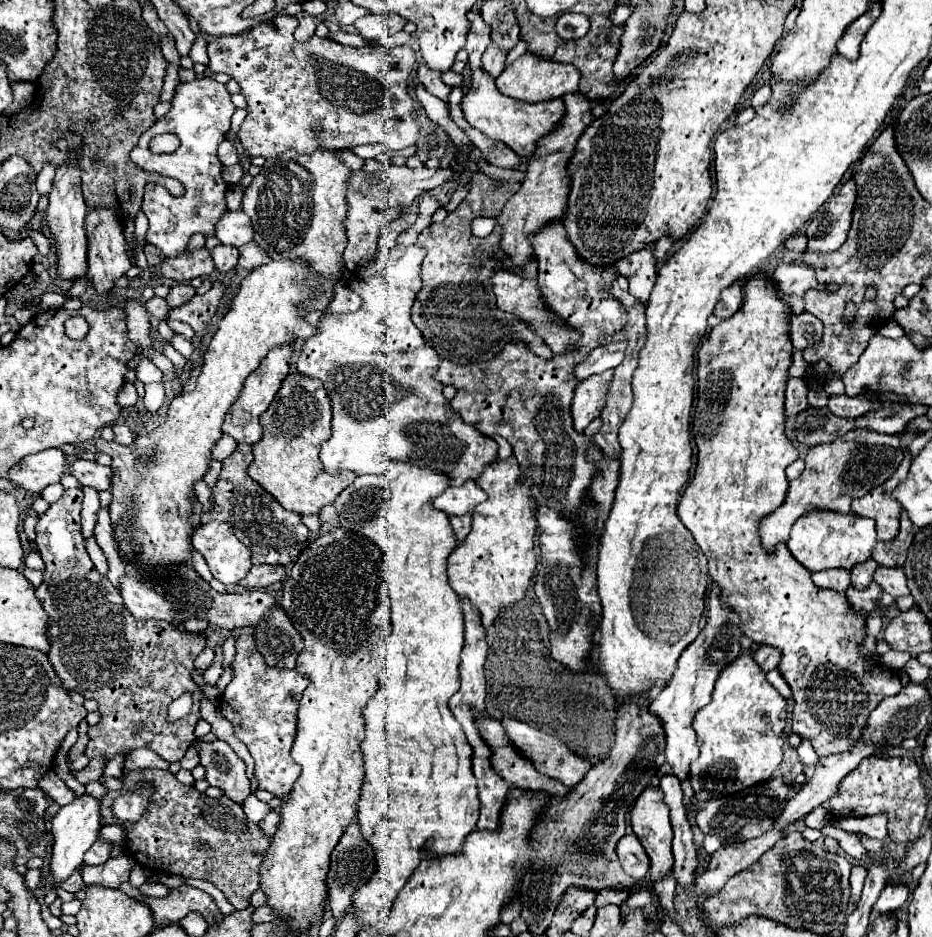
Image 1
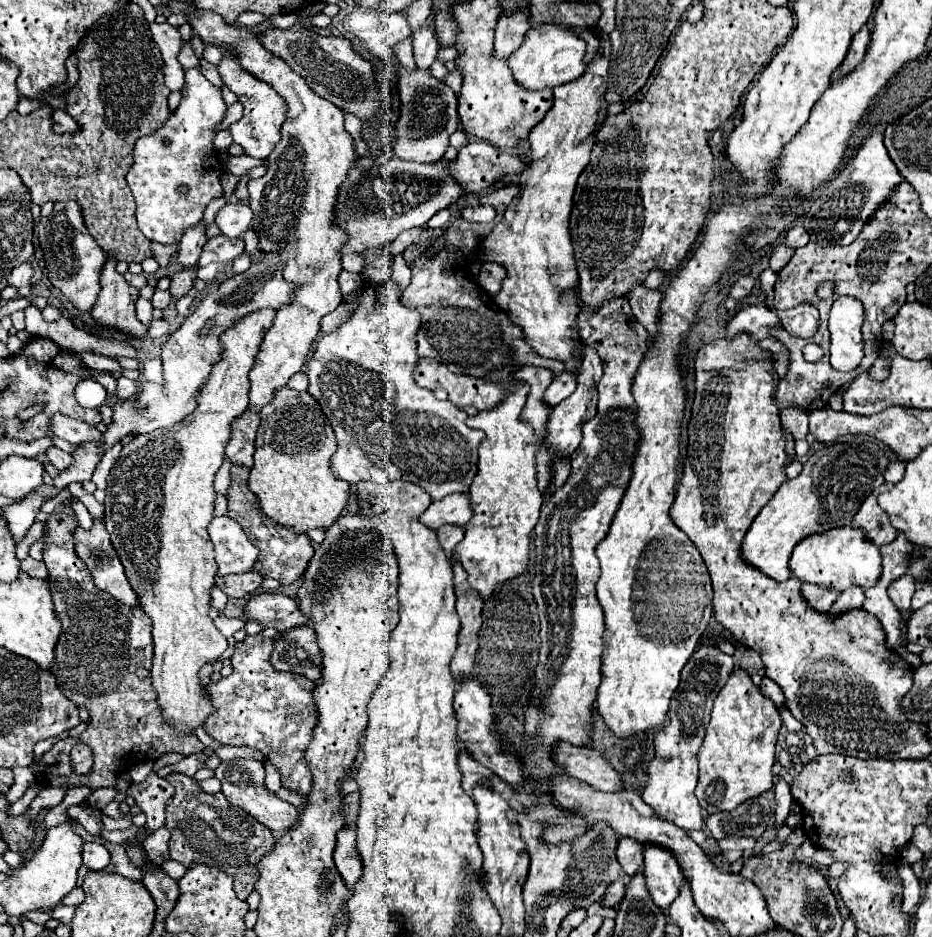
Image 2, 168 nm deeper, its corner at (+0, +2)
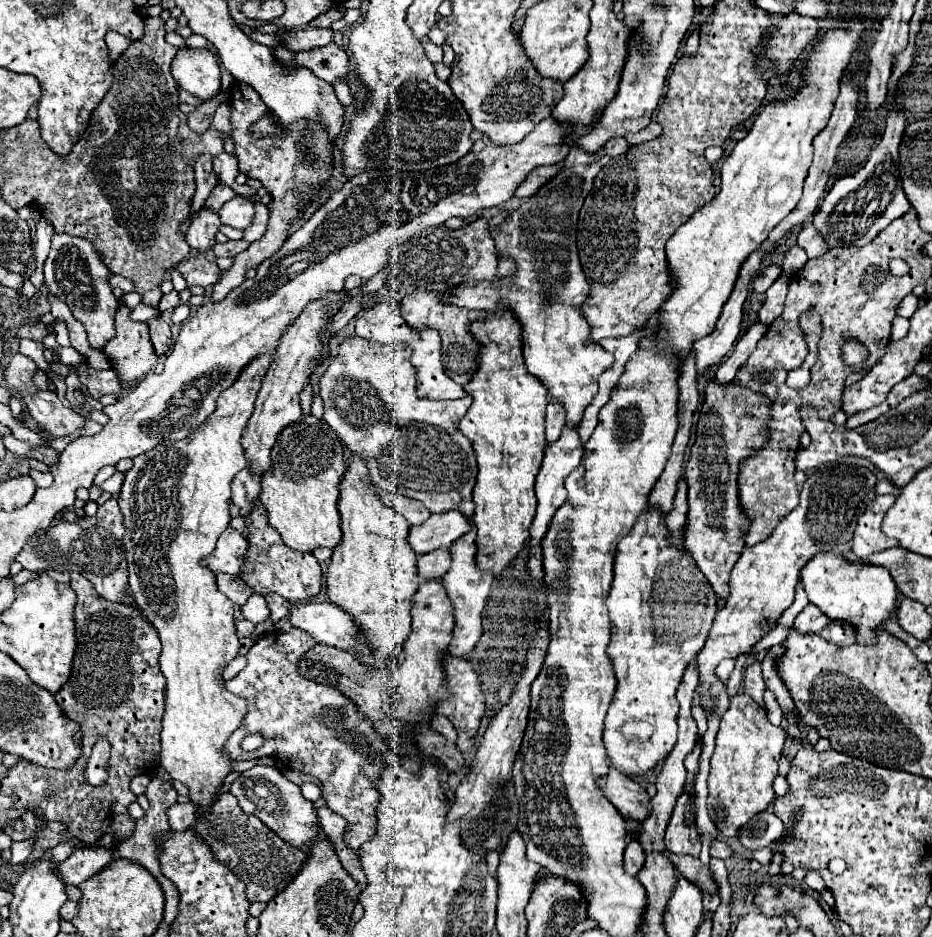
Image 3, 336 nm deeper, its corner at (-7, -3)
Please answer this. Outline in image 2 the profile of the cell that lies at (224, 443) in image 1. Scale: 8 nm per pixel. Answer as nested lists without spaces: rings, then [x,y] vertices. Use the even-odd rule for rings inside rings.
[[[225,456],[223,464],[216,473],[213,483],[214,490],[225,497],[227,496],[227,490],[231,483],[230,468],[231,468],[231,463],[229,459]]]

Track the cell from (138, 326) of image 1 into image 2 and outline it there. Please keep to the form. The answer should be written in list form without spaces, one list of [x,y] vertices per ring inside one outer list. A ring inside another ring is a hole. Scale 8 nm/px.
[[[82,352],[77,354],[86,367],[99,371],[118,372],[121,371],[119,363],[105,356],[94,355],[91,352]]]

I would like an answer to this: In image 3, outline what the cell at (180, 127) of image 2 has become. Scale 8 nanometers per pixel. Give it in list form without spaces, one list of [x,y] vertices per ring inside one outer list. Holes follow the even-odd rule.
[[[179,48],[171,64],[171,74],[181,88],[201,102],[215,98],[221,90],[221,68],[209,50]]]

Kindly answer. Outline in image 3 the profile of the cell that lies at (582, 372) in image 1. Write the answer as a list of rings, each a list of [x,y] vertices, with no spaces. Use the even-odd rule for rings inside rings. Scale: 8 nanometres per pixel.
[[[551,400],[545,408],[547,442],[555,442],[561,436],[563,426],[565,426],[565,408],[561,408],[561,404],[557,404],[557,400]]]

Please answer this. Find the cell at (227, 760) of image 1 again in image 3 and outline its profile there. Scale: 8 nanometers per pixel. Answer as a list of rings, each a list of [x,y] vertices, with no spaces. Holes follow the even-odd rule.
[[[253,766],[245,770],[229,788],[239,800],[239,806],[245,814],[257,816],[265,826],[269,826],[279,838],[283,838],[287,844],[303,848],[313,842],[315,836],[325,838],[317,820],[317,812],[313,810],[313,802],[305,800],[301,796],[299,786],[289,782],[277,768],[273,766]]]

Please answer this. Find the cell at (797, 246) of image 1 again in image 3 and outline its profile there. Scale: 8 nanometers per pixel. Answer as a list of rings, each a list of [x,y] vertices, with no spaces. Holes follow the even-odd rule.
[[[807,224],[799,232],[797,246],[801,246],[807,252],[808,259],[817,258],[817,256],[821,256],[821,254],[825,254],[829,250],[829,246],[825,244],[825,240],[821,238],[821,234],[815,230],[813,224]]]

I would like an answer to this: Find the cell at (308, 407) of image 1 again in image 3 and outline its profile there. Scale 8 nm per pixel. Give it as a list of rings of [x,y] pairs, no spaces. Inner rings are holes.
[[[303,414],[301,420],[297,424],[289,424],[289,428],[285,428],[285,432],[281,432],[281,436],[277,436],[277,444],[273,446],[273,468],[269,472],[265,472],[265,476],[261,476],[261,494],[259,494],[259,500],[263,502],[263,506],[267,508],[267,518],[269,518],[269,526],[273,526],[279,534],[281,534],[281,540],[293,548],[293,550],[299,550],[299,552],[311,552],[313,548],[317,546],[327,546],[327,548],[335,548],[339,542],[341,542],[341,524],[339,524],[339,510],[337,510],[337,504],[339,504],[339,482],[345,474],[347,466],[345,466],[345,446],[343,442],[339,440],[339,436],[327,426],[325,420],[313,416],[313,414]]]

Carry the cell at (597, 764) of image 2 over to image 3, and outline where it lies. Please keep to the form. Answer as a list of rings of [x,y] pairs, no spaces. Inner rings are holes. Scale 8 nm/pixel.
[[[609,766],[609,772],[603,778],[599,778],[597,784],[623,816],[633,818],[637,822],[643,822],[649,816],[649,794],[633,778],[625,776],[623,772],[617,772],[617,768]]]

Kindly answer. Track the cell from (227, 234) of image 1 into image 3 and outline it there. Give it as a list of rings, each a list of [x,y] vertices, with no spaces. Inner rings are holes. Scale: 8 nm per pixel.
[[[235,196],[233,200],[225,202],[219,210],[219,218],[223,224],[231,226],[231,228],[237,228],[237,230],[245,230],[249,228],[251,220],[255,216],[255,210],[253,210],[253,204],[241,196]]]

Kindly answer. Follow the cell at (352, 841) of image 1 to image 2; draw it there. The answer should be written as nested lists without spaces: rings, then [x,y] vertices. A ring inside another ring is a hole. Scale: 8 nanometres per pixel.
[[[342,827],[336,833],[336,849],[334,849],[334,861],[336,867],[346,881],[346,887],[354,889],[354,883],[360,879],[362,863],[360,855],[356,851],[356,833],[350,827]]]

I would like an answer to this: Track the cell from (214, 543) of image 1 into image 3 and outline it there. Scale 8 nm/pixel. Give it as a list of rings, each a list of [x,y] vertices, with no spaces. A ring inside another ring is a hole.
[[[227,528],[219,540],[215,552],[205,558],[205,566],[213,572],[225,572],[229,576],[239,576],[245,562],[245,552],[249,548],[249,542],[243,538],[241,532],[235,528]]]

